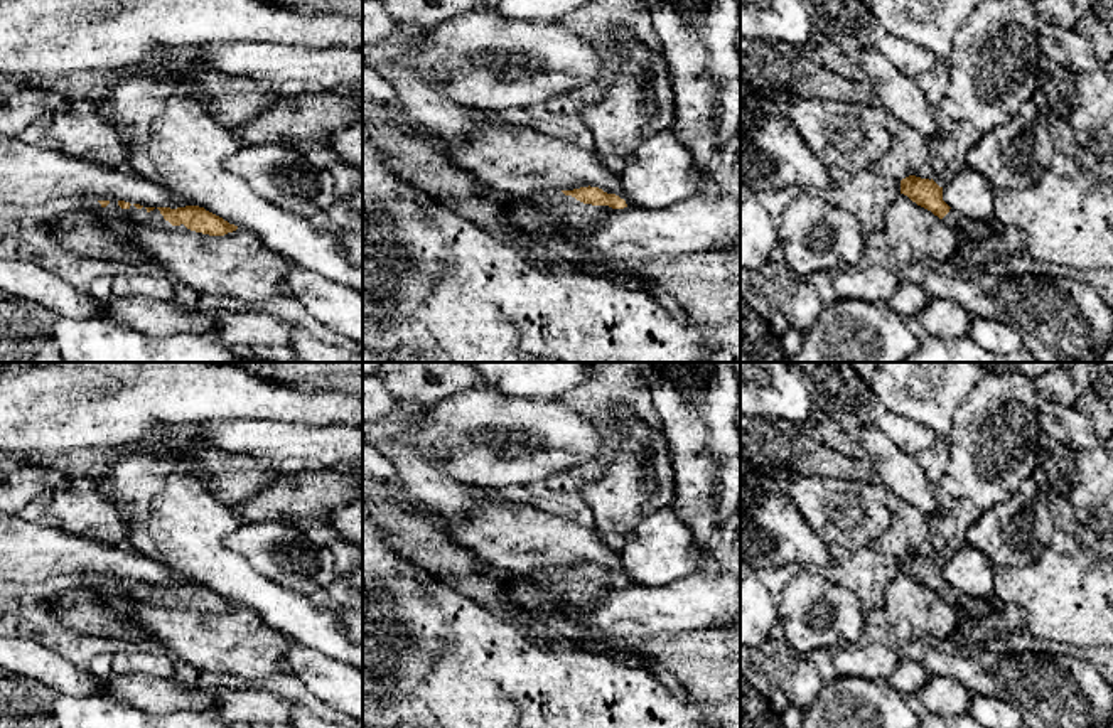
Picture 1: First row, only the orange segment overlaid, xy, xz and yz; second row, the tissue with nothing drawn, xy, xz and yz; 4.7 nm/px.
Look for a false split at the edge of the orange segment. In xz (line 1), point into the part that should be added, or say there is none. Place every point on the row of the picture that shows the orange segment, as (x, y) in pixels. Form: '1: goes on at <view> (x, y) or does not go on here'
1: goes on at xz (542, 214)

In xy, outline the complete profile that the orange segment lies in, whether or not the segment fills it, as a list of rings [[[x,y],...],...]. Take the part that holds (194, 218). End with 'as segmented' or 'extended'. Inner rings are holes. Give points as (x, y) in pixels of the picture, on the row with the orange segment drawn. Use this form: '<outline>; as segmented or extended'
[[[98,201],[101,207],[111,209],[111,217],[115,221],[126,221],[132,226],[152,226],[157,229],[177,229],[179,233],[202,233],[209,236],[224,236],[238,229],[238,226],[229,224],[223,217],[206,211],[199,206],[186,207],[143,207],[140,204],[130,204],[125,201],[110,202]]]; extended

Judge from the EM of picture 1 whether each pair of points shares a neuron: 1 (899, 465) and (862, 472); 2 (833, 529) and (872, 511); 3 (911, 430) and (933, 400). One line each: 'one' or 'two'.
1: two
2: one
3: two

